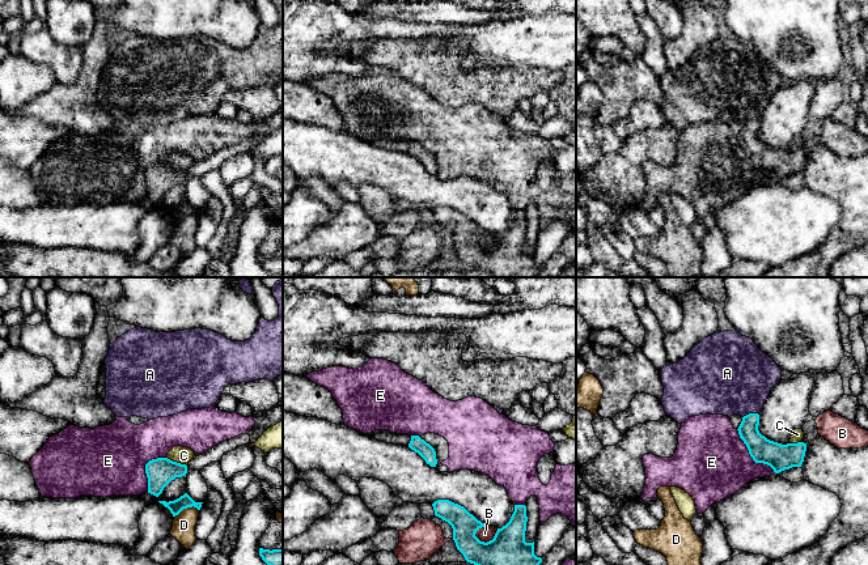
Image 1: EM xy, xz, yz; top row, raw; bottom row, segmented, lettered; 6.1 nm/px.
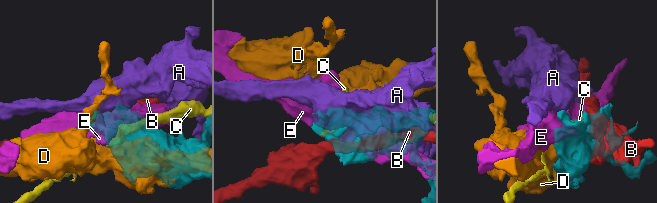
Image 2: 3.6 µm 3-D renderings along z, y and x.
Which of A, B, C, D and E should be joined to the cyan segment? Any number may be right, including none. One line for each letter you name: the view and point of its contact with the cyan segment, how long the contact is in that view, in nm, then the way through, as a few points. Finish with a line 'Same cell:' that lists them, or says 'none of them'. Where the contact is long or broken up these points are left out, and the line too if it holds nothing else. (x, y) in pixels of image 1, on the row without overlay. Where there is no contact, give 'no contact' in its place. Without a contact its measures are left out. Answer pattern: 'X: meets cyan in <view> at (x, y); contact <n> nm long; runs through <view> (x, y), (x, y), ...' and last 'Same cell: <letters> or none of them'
Same cell: none of them

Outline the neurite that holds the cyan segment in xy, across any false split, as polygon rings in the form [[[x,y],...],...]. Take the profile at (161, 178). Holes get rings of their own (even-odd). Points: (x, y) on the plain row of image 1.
[[[157,165],[145,171],[145,180],[148,184],[148,200],[158,204],[172,187],[187,180],[187,173],[168,165]]]

